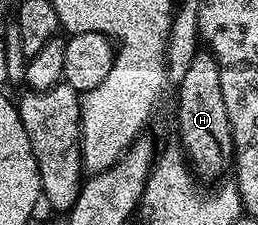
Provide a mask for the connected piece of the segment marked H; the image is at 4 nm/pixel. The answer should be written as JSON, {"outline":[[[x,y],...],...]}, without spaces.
{"outline":[[[199,49],[184,72],[184,80],[176,83],[178,90],[178,134],[190,169],[199,179],[218,178],[231,169],[234,160],[234,137],[228,108],[224,108],[224,88],[220,88],[220,68],[209,50]]]}

